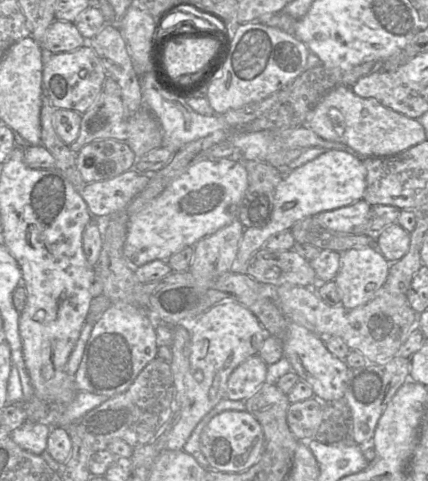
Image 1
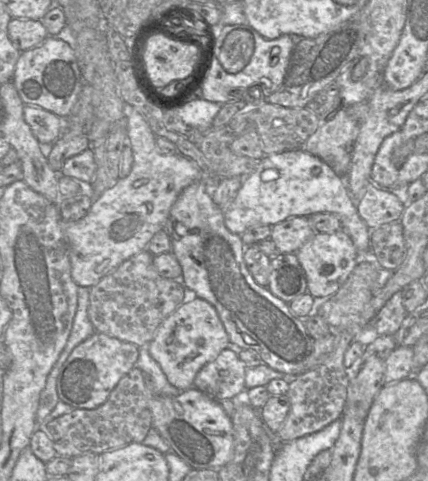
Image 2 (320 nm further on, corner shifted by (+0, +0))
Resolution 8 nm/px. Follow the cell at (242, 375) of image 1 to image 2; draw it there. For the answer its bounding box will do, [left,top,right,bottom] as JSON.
[193,349,248,401]

